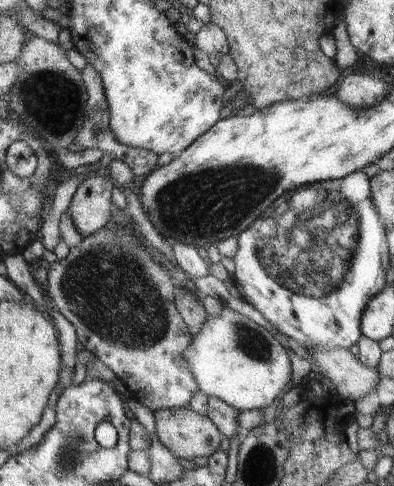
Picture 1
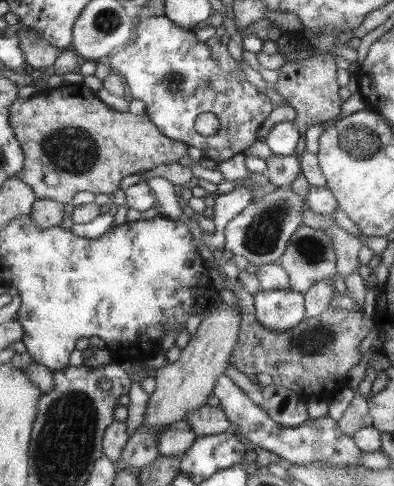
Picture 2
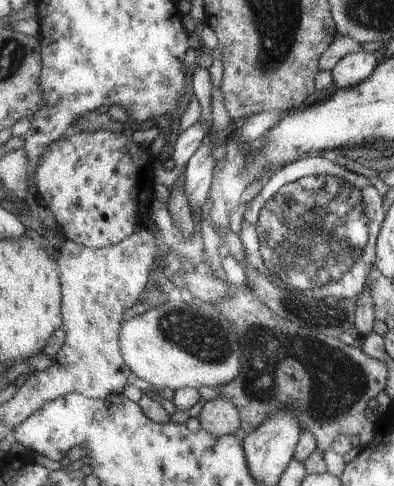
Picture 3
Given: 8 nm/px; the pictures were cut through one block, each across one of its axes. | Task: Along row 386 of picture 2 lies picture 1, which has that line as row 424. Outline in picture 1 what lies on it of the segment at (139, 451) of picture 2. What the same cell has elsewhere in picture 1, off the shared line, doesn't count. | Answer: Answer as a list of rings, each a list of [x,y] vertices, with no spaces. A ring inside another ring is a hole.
[[[191,408],[157,412],[155,422],[159,440],[175,454],[175,458],[211,458],[221,450],[221,440],[225,436],[221,428],[209,416],[201,416]]]

